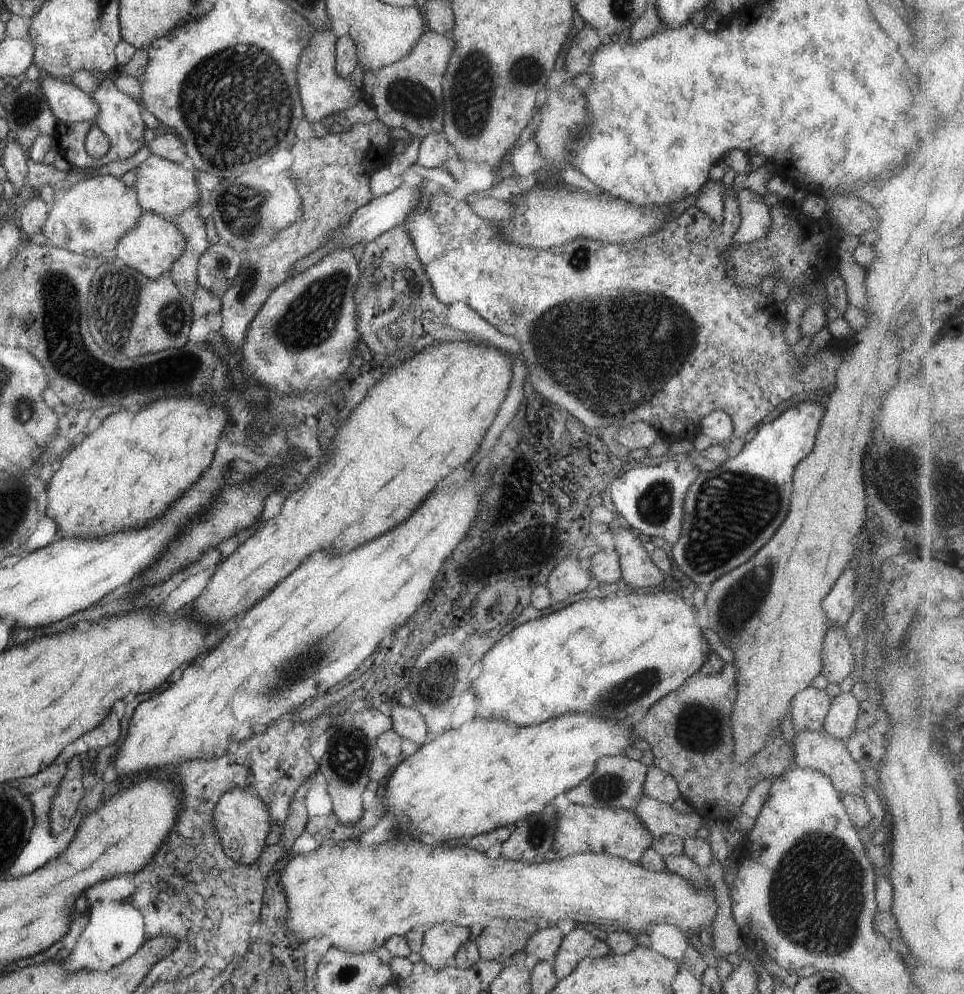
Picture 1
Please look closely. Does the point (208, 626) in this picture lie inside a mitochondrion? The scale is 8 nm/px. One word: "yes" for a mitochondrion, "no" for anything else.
no

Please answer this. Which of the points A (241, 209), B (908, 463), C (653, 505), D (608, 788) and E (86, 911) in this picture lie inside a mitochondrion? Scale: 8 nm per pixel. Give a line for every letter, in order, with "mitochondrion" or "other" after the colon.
A: mitochondrion
B: mitochondrion
C: mitochondrion
D: mitochondrion
E: other

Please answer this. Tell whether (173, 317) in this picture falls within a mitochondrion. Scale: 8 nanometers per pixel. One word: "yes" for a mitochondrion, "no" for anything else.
yes

